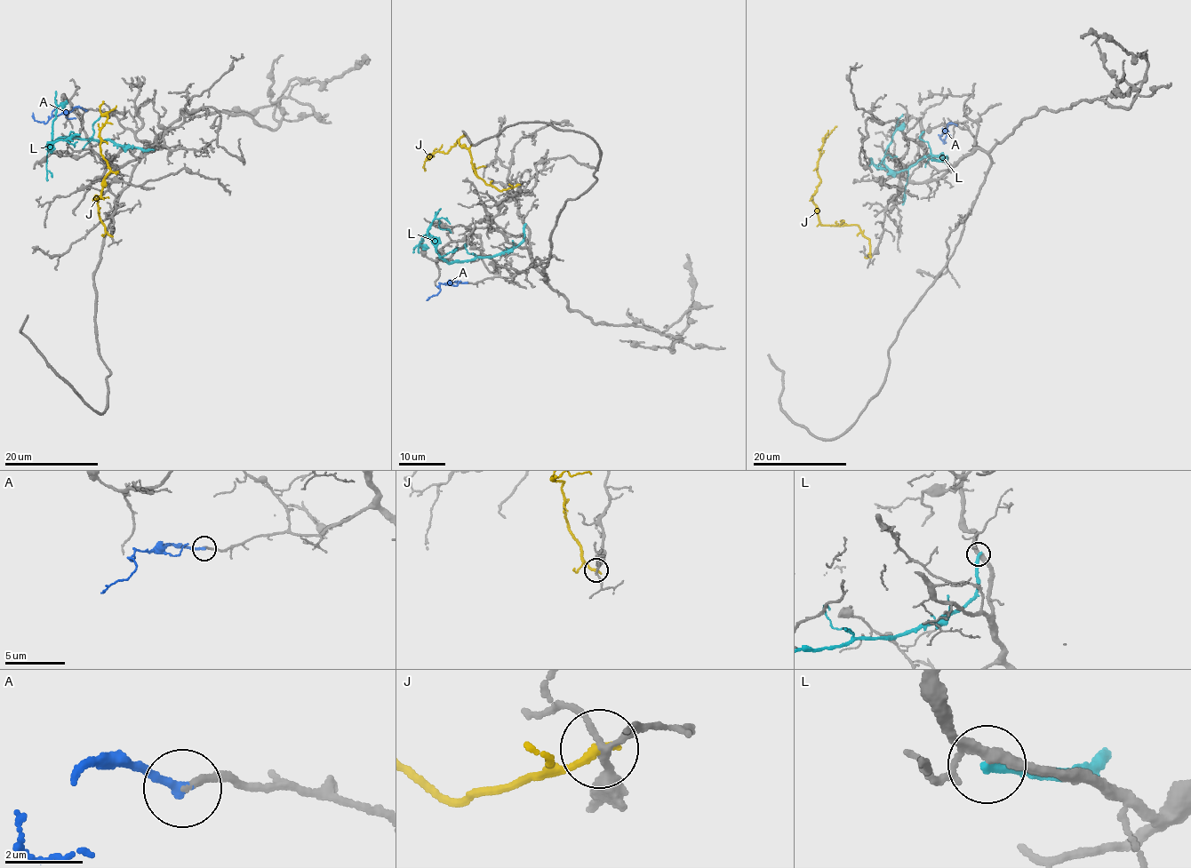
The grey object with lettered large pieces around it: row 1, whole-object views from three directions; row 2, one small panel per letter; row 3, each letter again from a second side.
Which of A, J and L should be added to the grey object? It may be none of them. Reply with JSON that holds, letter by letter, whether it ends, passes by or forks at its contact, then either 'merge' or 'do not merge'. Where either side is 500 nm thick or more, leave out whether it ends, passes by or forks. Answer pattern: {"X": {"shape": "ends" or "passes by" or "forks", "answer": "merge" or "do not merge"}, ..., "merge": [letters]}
{"A": {"shape": "ends", "answer": "merge"}, "J": {"shape": "ends", "answer": "do not merge"}, "L": {"shape": "ends", "answer": "do not merge"}, "merge": ["A"]}

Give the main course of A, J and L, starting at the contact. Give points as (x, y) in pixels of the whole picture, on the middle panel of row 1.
A: (466, 282), (440, 283), (440, 290), (426, 300)
J: (517, 185), (499, 190), (483, 182), (470, 151), (457, 140), (445, 153), (431, 154), (424, 163), (425, 171)
L: (524, 224), (523, 241), (493, 256), (446, 262), (428, 234), (412, 252)

